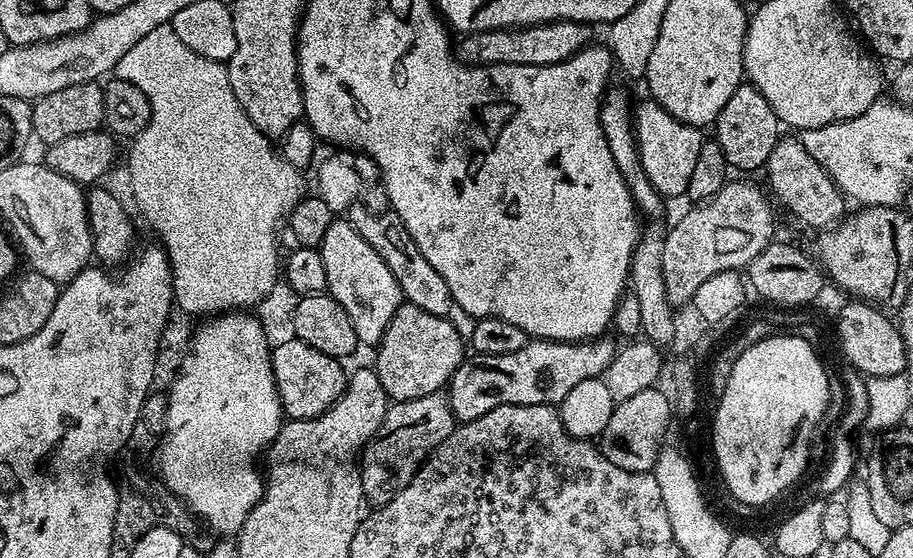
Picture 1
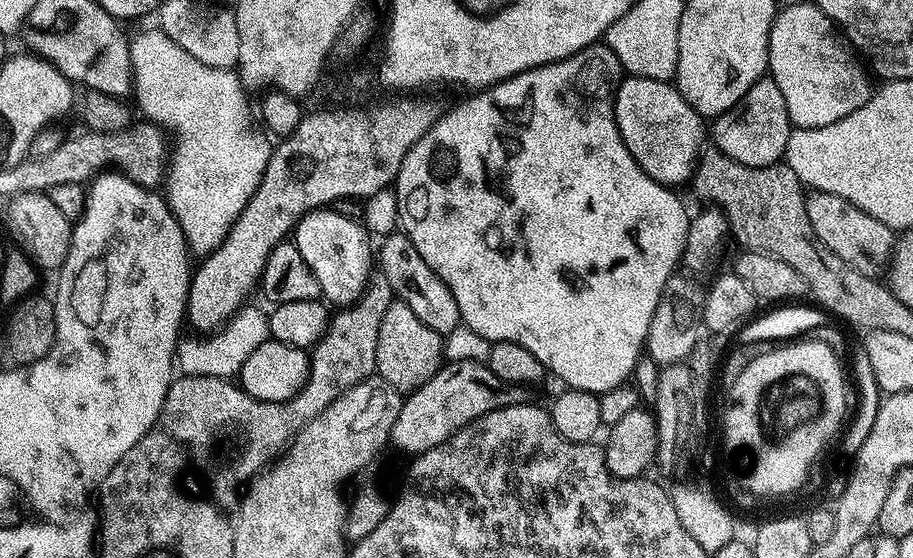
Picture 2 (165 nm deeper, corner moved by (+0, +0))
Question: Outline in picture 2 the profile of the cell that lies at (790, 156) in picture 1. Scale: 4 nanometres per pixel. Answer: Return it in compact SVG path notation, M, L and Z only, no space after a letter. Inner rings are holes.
M809 191L804 197L806 202L806 218L810 218L810 226L814 226L814 234L824 245L842 262L846 262L852 268L857 268L862 274L875 277L876 267L883 265L891 255L894 243L894 230L878 218L858 210L846 198L835 196L829 192Z

